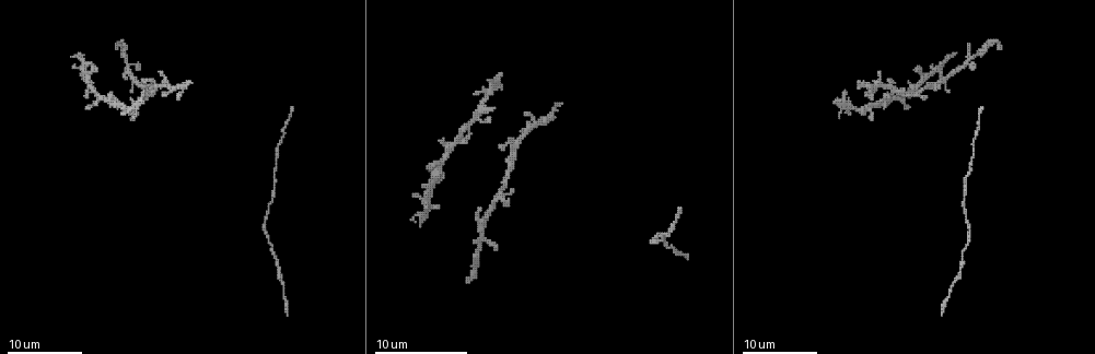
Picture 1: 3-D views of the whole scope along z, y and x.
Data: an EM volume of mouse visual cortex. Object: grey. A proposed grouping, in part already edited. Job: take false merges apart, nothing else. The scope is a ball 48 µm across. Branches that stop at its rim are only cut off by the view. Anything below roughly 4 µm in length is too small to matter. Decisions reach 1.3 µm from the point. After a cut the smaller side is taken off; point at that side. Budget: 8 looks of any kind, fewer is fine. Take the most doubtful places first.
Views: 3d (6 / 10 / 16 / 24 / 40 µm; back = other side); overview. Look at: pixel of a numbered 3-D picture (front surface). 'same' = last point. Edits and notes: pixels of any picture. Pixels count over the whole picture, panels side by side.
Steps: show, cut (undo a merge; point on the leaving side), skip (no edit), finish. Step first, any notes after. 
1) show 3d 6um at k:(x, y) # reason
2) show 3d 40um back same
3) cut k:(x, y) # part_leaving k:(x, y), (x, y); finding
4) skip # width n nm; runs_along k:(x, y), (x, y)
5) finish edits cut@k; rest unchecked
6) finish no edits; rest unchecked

show 3d 16um at 1:(506, 173) # sudden change in width

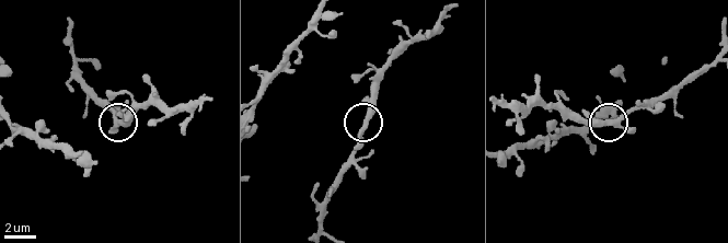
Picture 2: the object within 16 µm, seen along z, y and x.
show 3d 6um at 2:(608, 120)

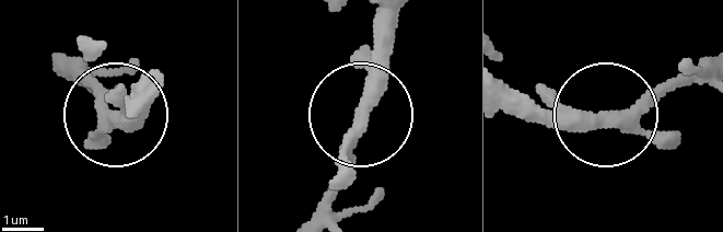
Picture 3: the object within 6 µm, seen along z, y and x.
skip # arms 3; continuous, no second cell

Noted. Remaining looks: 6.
show 3d 16um at 1:(962, 262) # calibre changes

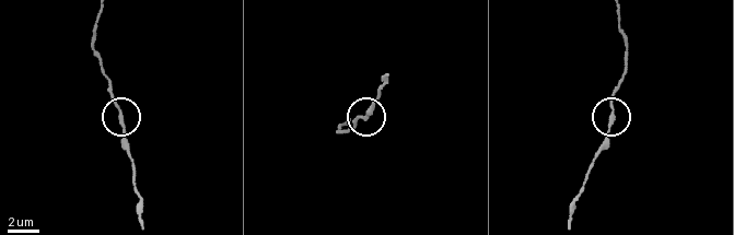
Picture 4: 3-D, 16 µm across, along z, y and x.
show 3d 10um at 4:(610, 119)

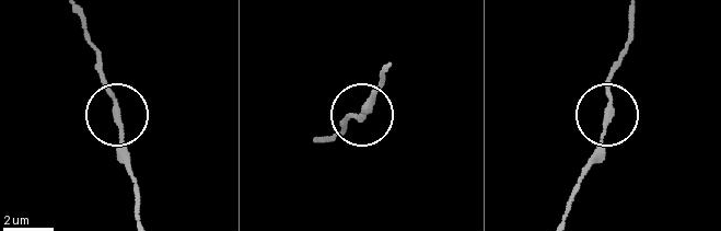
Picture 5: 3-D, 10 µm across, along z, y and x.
show 3d 6um at 5:(608, 113) # zoom in

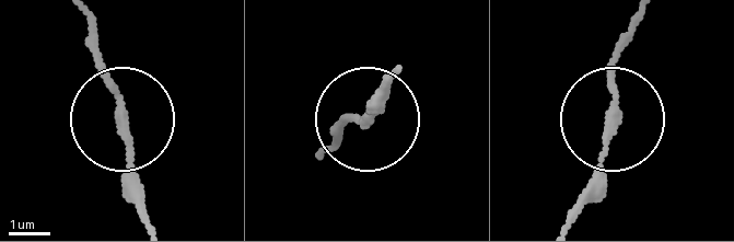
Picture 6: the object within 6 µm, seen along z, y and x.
skip # width 200 nm; runs_along 6:(328, 148), (349, 119), (370, 119), (376, 92); continuous, no second cell

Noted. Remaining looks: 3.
show 3d 24um at 1:(264, 220) # sudden change in width

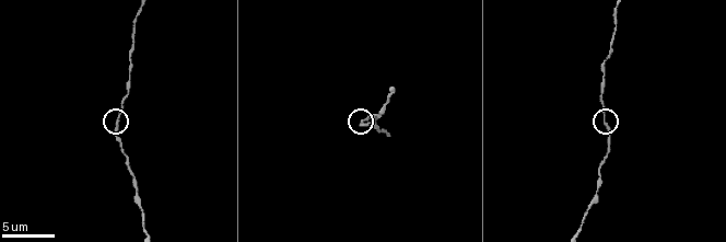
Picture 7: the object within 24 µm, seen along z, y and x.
show 3d 10um at 7:(604, 123)

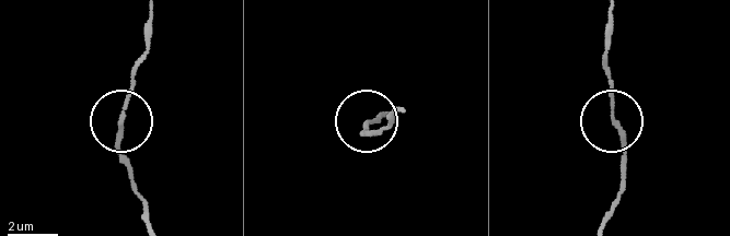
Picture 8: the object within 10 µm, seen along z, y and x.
skip # all the same cell

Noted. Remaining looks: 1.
show 3d 16um at 7:(604, 74) # narrows sharply

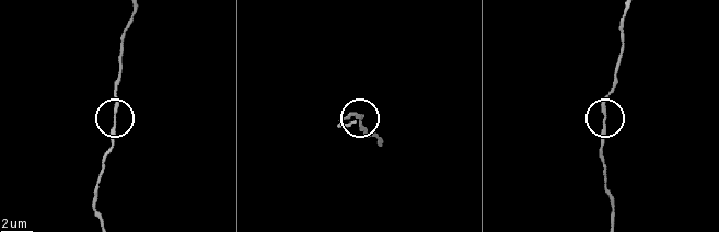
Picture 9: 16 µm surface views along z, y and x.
skip # width 160 nm; one cell here

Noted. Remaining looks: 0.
finish no edits; rest unchecked

